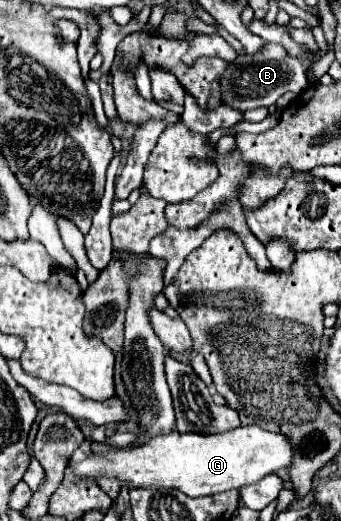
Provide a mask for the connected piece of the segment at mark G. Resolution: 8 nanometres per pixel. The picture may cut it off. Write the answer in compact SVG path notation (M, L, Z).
M238 426L220 434L180 434L172 432L164 438L150 438L132 450L116 450L108 454L94 452L84 462L68 462L80 478L96 480L100 476L124 480L126 486L138 488L176 488L188 496L210 496L226 490L240 490L254 484L276 470L292 466L292 440L282 432L270 432L260 426Z

